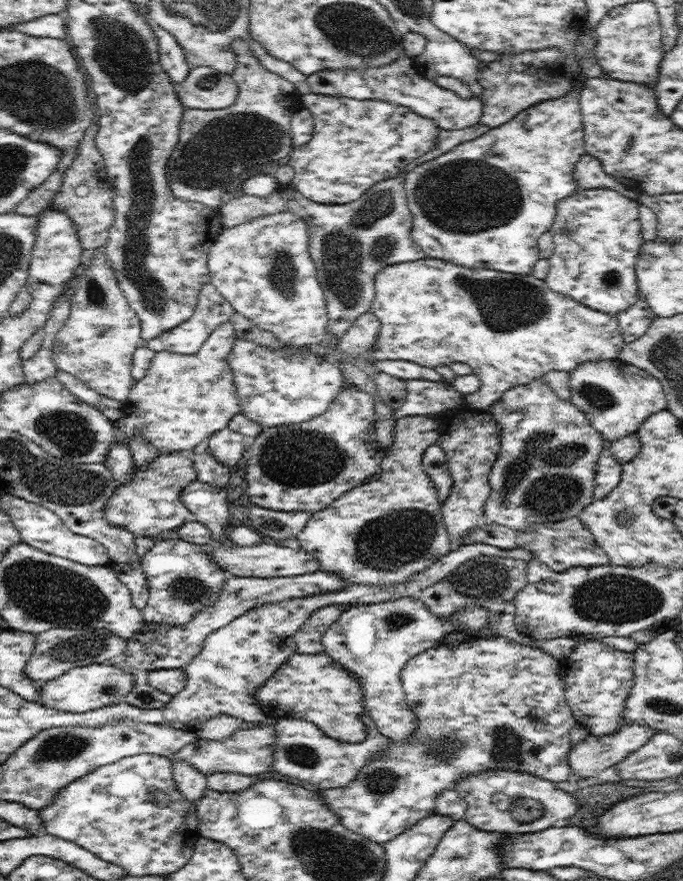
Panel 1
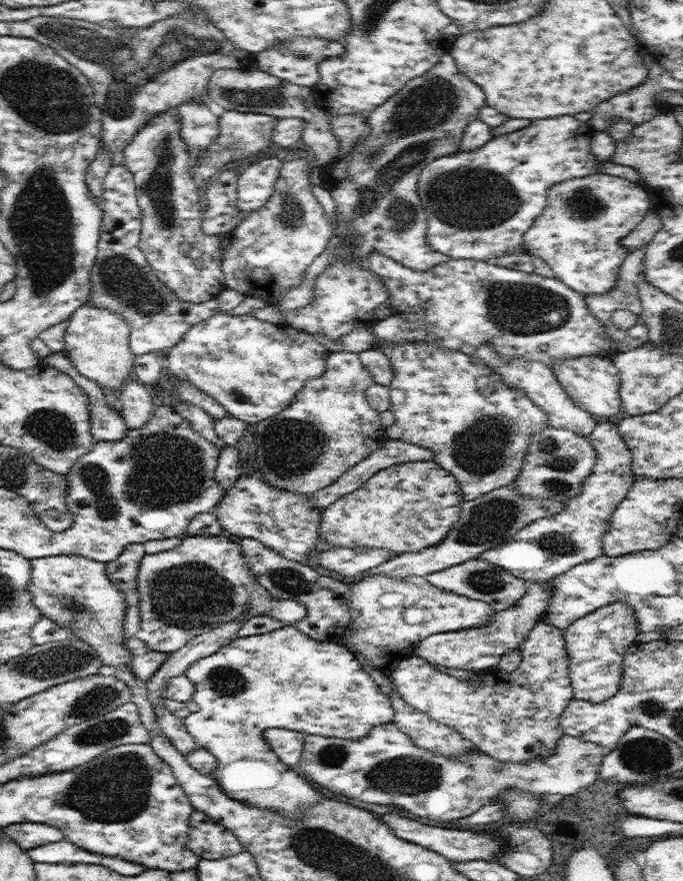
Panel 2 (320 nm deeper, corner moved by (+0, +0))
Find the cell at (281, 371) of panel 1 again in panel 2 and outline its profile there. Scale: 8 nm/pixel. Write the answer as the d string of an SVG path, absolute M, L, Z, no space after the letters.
M220 312L201 320L189 328L169 350L165 370L181 380L189 380L198 390L216 399L235 419L243 420L251 428L290 406L304 383L322 378L330 351L309 332L280 324L267 323L253 314L232 315Z

